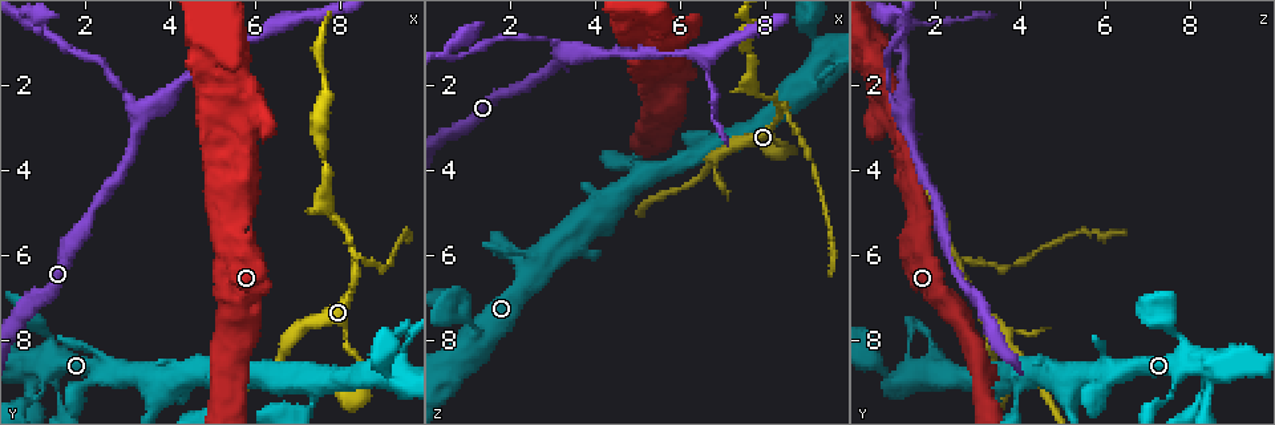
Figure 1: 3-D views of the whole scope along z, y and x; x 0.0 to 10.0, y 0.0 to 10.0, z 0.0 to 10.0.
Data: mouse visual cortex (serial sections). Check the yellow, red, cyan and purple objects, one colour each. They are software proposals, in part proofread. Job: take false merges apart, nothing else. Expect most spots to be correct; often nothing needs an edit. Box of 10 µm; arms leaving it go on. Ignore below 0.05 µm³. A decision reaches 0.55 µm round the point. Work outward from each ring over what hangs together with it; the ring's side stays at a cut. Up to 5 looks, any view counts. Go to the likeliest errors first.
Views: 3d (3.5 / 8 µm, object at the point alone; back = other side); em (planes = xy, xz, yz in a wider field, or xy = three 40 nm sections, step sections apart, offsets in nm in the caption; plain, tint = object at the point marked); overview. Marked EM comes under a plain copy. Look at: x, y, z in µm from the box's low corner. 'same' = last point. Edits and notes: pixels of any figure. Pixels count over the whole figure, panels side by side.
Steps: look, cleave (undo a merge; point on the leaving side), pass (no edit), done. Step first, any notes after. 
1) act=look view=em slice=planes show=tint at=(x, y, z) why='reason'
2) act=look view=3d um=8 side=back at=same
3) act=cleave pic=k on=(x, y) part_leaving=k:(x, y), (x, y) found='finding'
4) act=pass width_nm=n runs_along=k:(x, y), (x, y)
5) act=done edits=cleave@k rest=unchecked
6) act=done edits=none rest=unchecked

act=look view=3d um=3.5 at=(8.35, 6.20, 2.55) why='abrupt turn'

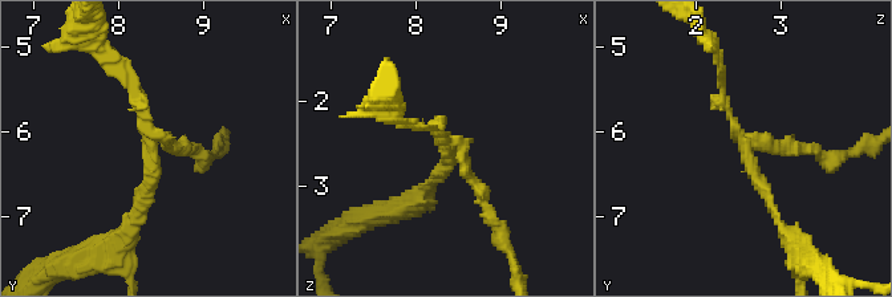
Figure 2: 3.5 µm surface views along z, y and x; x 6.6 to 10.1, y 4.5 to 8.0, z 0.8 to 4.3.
act=look view=em slice=xy step=2 show=tint at=(8.40, 6.20, 2.55) arms=3 arm_widths_nm=100,150,150 why='now the EM'

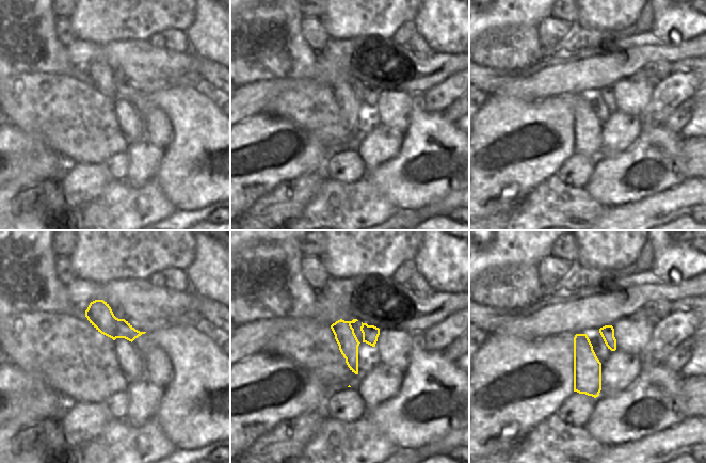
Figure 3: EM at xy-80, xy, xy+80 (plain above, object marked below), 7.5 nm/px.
act=cleave pic=2 on=(789, 146) part_leaving=2:(753, 141), (823, 158), (858, 150) found='a second cell is stuck on'

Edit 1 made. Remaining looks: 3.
act=look view=overview why='redraw'

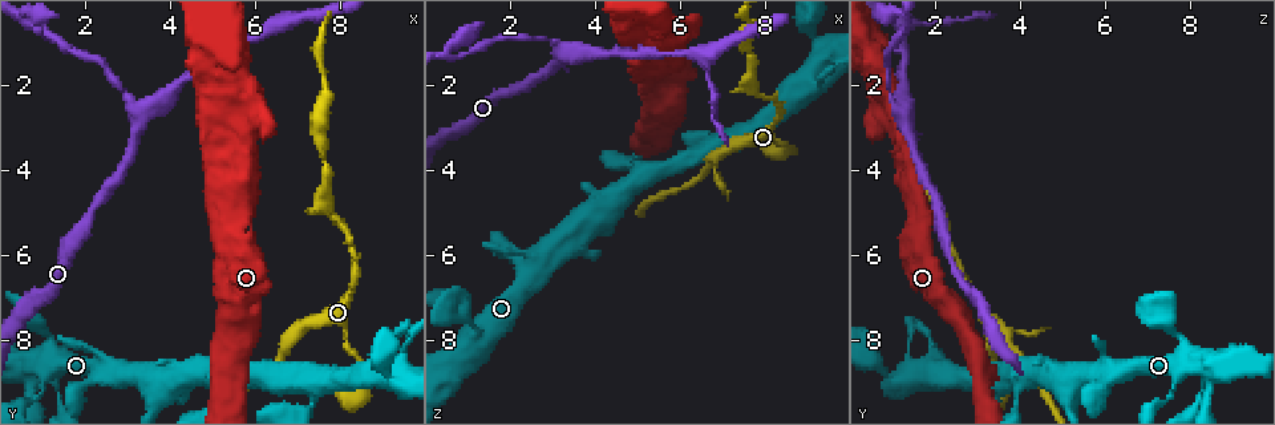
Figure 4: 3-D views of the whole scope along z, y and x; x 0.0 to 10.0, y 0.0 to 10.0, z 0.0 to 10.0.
act=look view=3d um=8 side=back at=(1.10, 8.40, 8.10) why='sharp bend'

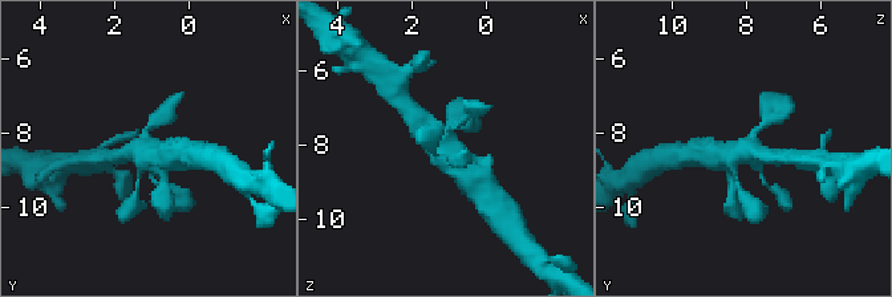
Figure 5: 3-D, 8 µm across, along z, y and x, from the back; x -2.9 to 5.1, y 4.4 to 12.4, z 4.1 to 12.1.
act=look view=em slice=xy step=2 show=tint at=same

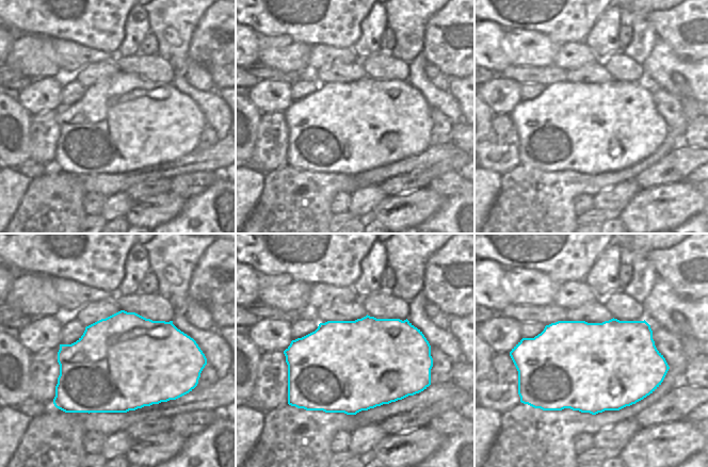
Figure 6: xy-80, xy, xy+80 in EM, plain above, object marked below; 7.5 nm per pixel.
act=pass runs_along=5:(420, 117), (421, 126), (463, 169) found='continuous, no second cell'

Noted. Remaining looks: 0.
act=done edits=cleave@2 rest=unchecked

